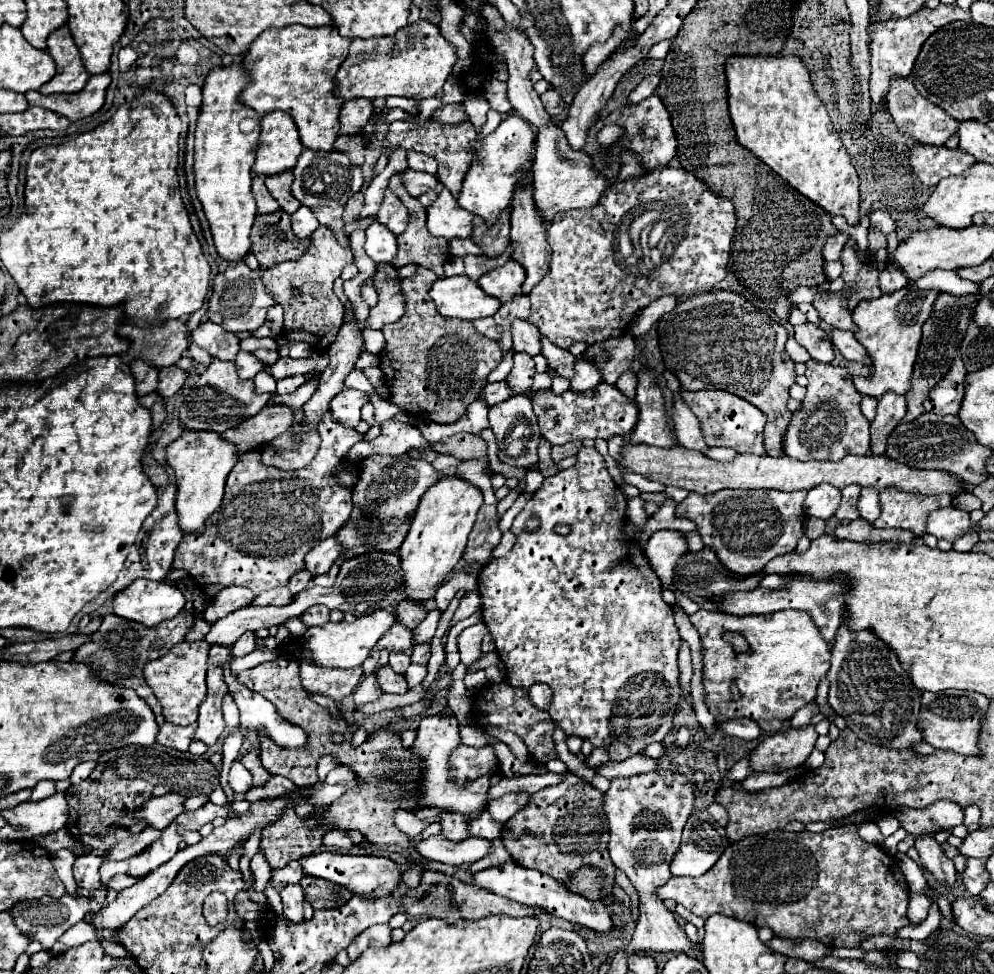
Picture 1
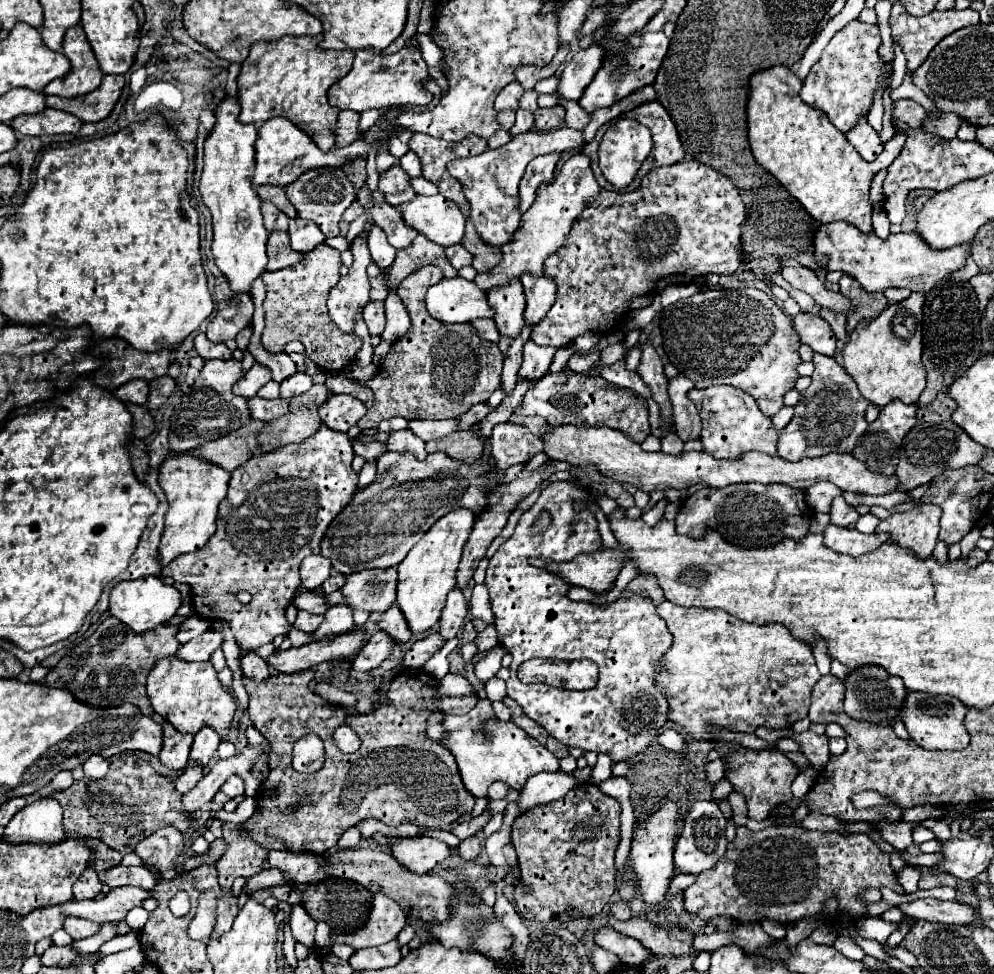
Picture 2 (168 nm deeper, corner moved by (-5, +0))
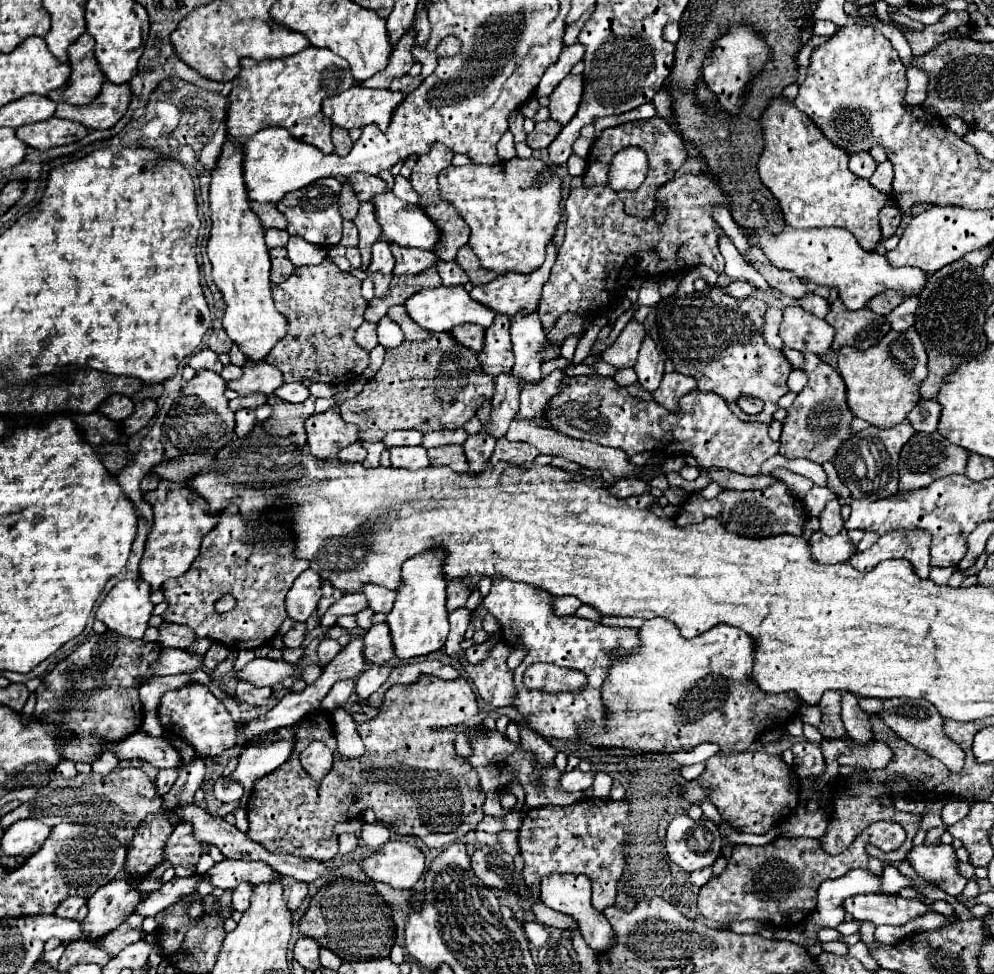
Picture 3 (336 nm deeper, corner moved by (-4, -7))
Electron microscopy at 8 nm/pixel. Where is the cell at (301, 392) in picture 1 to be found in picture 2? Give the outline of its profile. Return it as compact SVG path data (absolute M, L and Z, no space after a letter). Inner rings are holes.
M252 397L248 401L248 407L252 411L252 419L258 419L258 421L272 421L272 419L278 419L280 415L288 413L288 401L284 401L282 397L272 399L272 401Z

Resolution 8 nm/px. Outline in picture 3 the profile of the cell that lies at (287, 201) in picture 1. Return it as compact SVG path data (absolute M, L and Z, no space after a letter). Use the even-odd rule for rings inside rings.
M251 202L251 210L259 216L259 220L261 220L261 224L263 224L265 228L269 228L269 226L285 228L285 226L287 226L287 218L275 208L275 204L269 204L269 202L265 202L265 204Z

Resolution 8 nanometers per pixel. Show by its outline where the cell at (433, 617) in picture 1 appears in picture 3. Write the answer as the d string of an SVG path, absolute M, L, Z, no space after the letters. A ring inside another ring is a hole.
M381 664L381 666L371 666L369 670L365 670L359 678L357 678L357 686L355 692L361 700L369 698L385 680L387 676L393 672L393 664Z

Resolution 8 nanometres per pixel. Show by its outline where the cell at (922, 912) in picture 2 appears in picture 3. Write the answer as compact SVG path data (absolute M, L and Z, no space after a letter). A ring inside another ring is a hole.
M877 892L877 894L861 894L861 896L847 898L845 910L847 910L853 918L857 918L857 920L861 920L861 922L869 920L869 922L873 922L873 924L877 924L877 926L879 926L879 924L903 926L903 924L915 920L917 916L927 914L927 912L931 910L931 906L925 904L923 900L905 900L905 898L901 898L901 896L887 896L887 894L879 894L879 892Z

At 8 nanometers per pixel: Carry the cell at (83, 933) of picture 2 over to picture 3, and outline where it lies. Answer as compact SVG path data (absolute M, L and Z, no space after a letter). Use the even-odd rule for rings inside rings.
M121 926L121 928L115 928L115 930L111 930L111 932L103 934L103 936L97 936L95 940L89 940L89 942L91 942L93 946L97 946L97 948L105 950L107 954L115 956L115 954L119 954L127 944L137 942L137 940L139 940L139 938L143 938L143 936L145 936L145 934L143 934L141 926L137 926L137 928Z

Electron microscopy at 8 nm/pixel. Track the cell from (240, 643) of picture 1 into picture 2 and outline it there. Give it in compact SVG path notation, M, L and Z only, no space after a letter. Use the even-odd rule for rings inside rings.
M250 653L250 655L242 657L242 673L248 679L258 679L260 681L260 679L268 679L270 669L264 663L262 657L258 657L256 653Z

